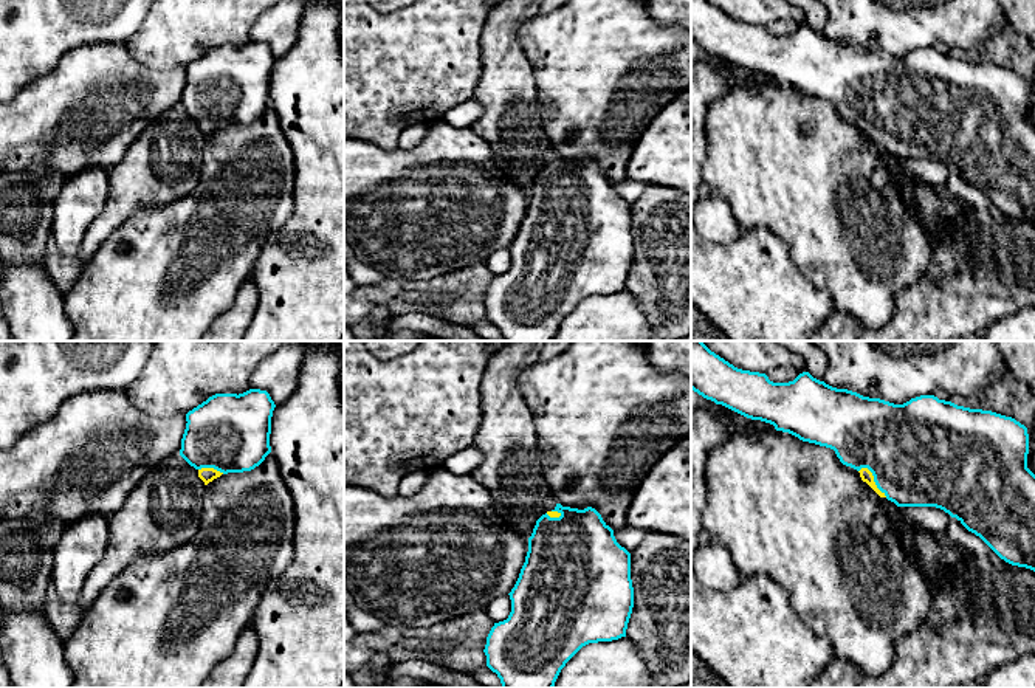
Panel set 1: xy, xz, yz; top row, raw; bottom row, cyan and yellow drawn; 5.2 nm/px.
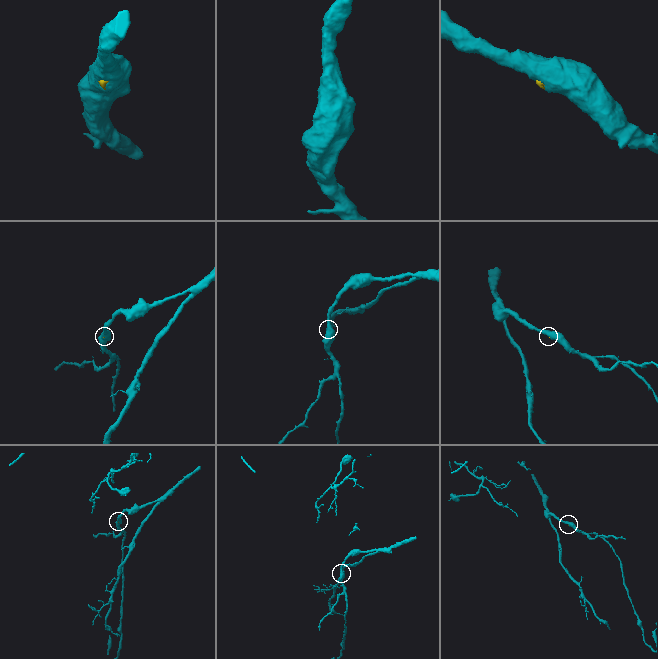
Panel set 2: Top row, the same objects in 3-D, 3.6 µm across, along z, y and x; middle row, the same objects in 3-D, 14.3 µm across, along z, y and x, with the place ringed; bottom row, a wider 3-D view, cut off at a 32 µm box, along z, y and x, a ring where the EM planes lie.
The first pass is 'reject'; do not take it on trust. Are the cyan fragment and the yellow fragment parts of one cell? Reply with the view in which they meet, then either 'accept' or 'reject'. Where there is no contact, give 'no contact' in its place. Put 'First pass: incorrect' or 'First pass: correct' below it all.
yz | accept
First pass: incorrect

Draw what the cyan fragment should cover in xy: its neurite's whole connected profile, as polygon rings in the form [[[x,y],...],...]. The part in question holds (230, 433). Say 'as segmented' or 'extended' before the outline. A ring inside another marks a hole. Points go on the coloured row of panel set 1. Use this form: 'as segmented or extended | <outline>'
extended | [[[266,390],[215,394],[186,414],[180,456],[208,485],[228,473],[251,471],[271,452],[276,404]]]

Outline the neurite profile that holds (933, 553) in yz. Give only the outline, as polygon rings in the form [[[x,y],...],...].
[[[882,497],[882,505],[891,518],[900,518],[903,545],[913,556],[913,562],[923,573],[925,583],[933,595],[950,567],[954,570],[962,567],[962,562],[954,553],[953,542],[945,533],[936,535],[917,530],[906,518],[908,507],[897,507],[886,497]]]

